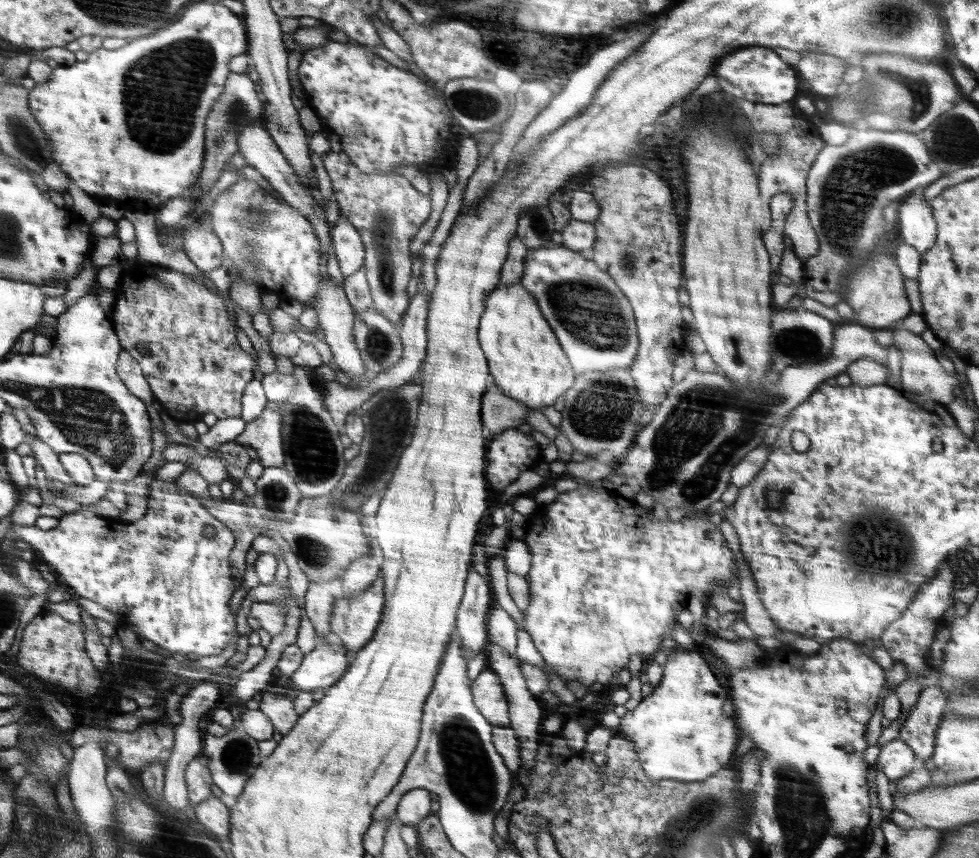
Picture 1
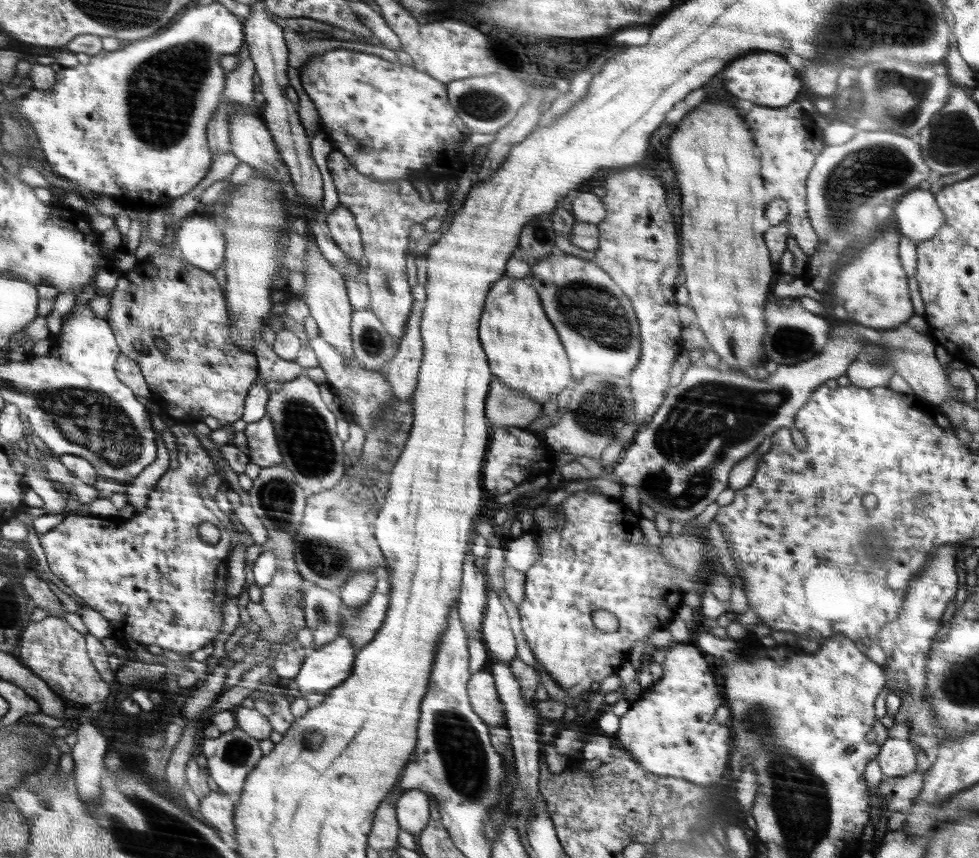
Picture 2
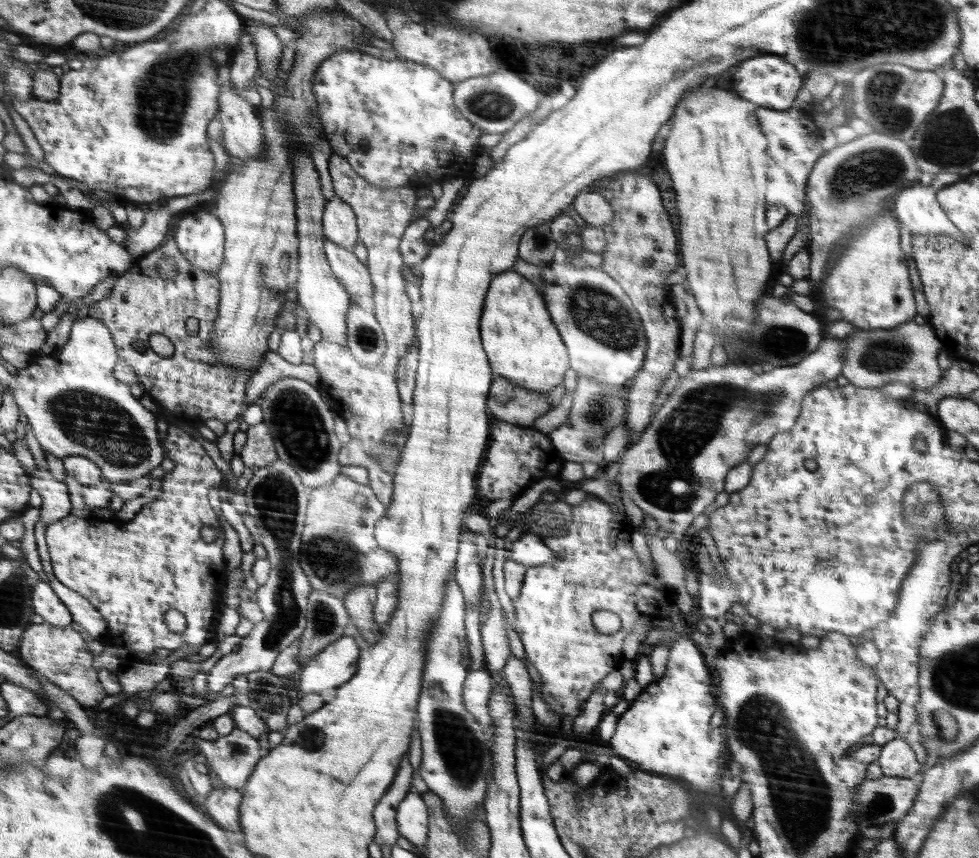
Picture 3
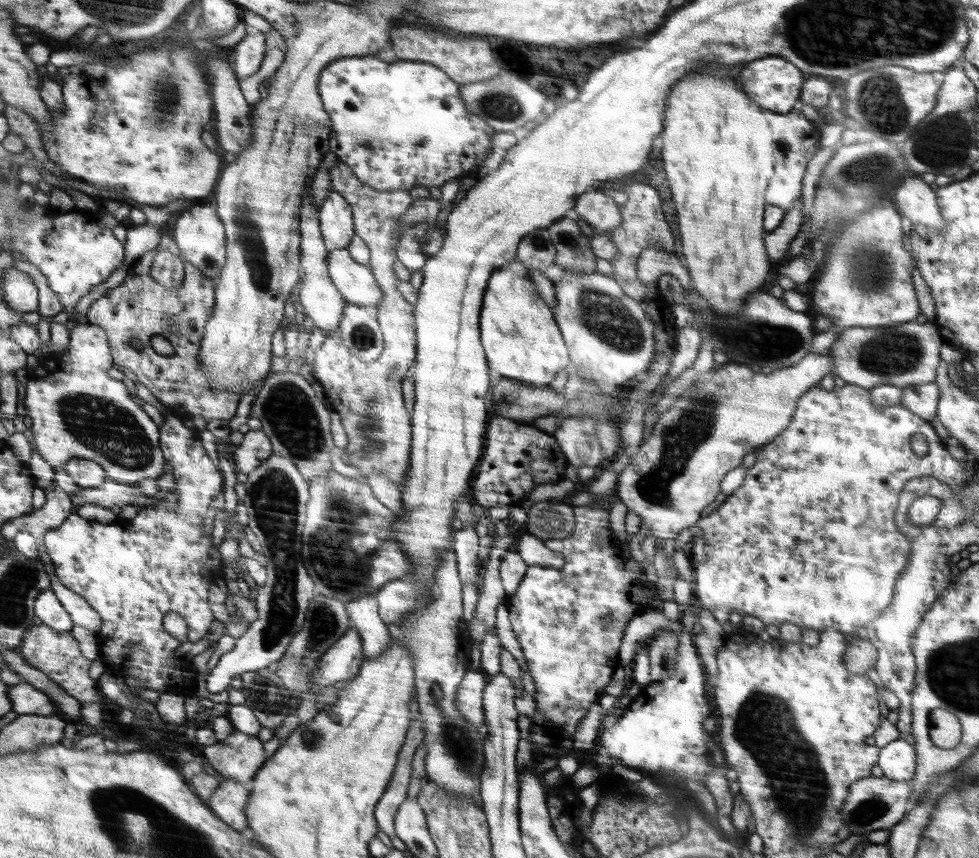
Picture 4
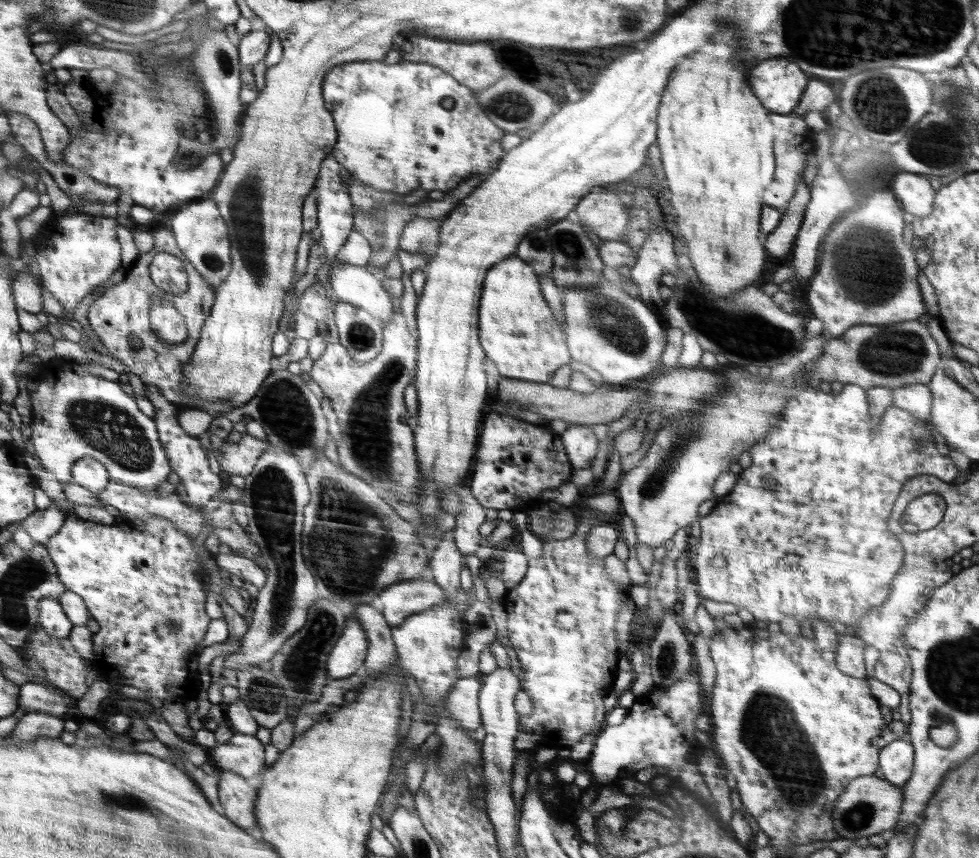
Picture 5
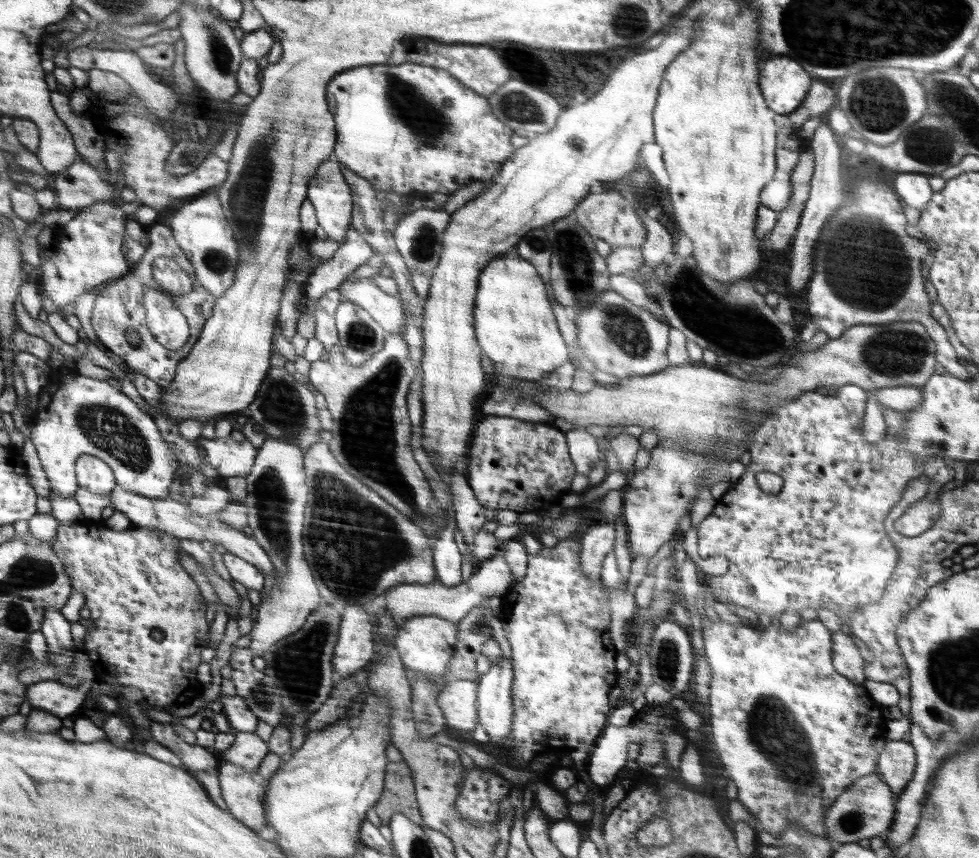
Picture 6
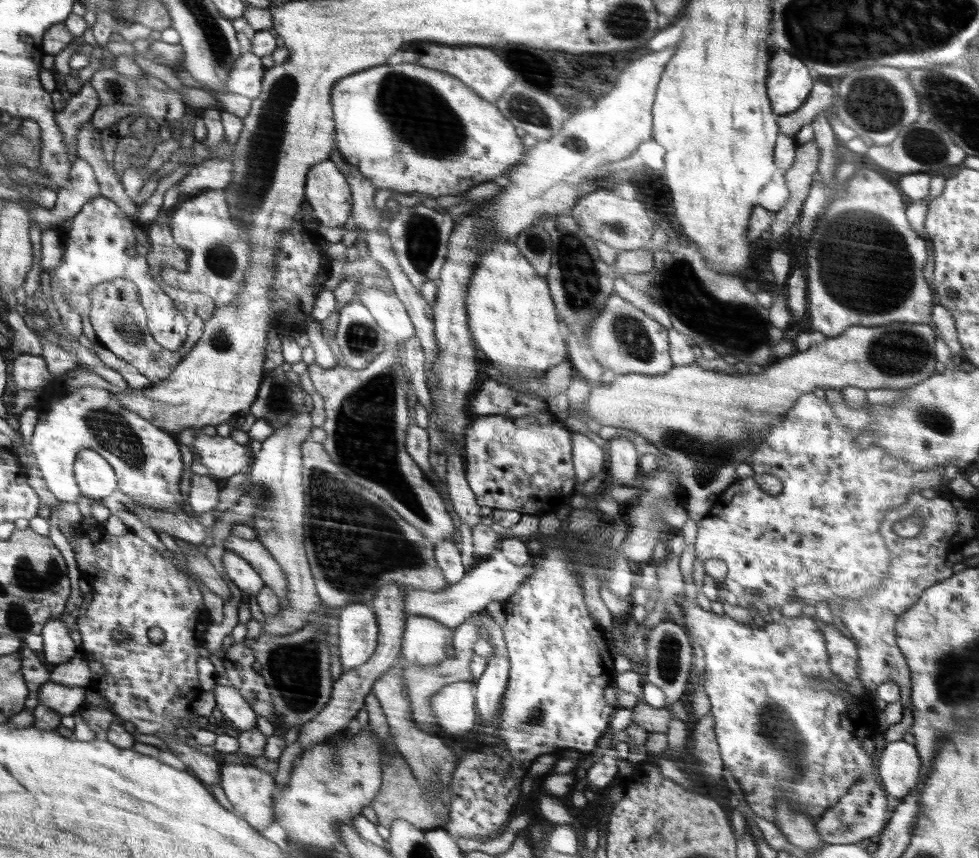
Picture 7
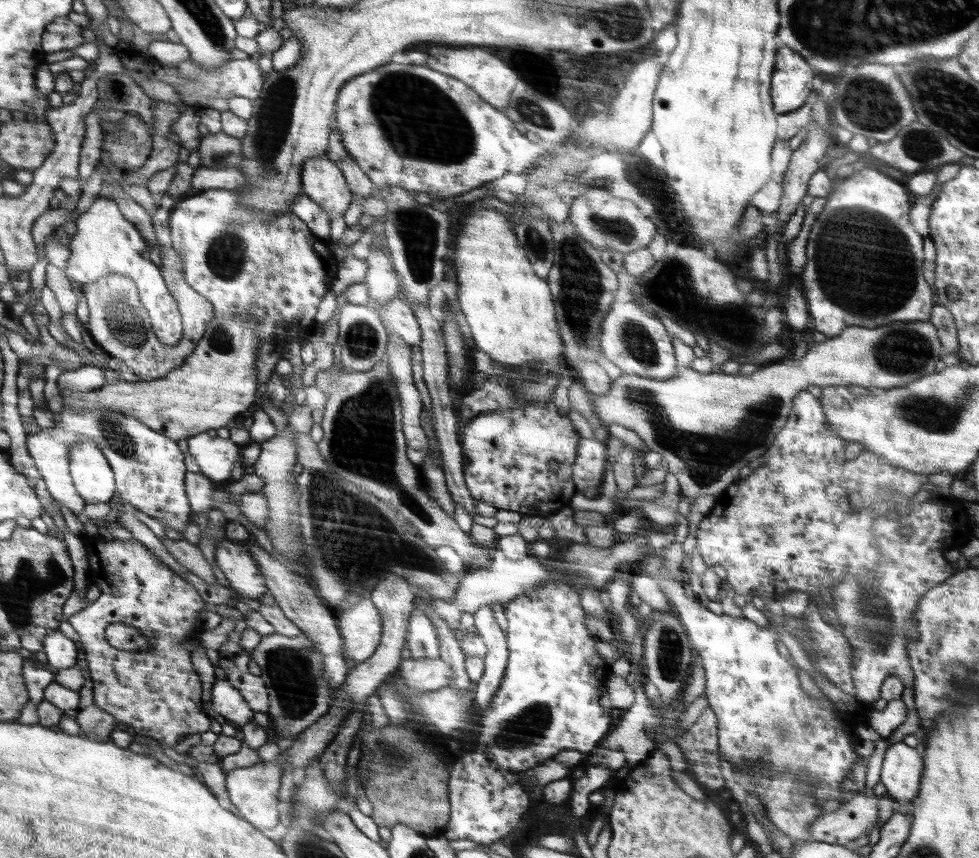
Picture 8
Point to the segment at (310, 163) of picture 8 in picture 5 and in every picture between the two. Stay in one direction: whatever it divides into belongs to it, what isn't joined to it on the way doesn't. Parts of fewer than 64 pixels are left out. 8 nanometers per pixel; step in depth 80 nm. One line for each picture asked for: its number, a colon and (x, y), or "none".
5: (335, 213)
6: (329, 193)
7: (328, 193)

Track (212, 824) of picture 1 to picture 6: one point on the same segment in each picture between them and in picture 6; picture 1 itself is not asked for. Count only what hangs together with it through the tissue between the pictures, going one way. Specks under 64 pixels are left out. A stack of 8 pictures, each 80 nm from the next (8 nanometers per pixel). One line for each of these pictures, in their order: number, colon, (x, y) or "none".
2: (217, 808)
3: (222, 805)
4: (229, 801)
5: (237, 798)
6: (245, 798)

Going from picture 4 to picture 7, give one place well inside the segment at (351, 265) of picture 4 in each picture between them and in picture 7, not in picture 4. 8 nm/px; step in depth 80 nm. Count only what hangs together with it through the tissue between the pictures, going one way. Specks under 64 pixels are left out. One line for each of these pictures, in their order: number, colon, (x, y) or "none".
5: (359, 285)
6: (386, 310)
7: (388, 310)

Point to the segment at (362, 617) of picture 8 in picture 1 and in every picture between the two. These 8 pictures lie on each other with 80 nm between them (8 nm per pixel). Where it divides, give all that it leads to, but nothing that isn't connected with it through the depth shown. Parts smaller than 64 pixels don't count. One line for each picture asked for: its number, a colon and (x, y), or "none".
1: (324, 666)
2: (322, 669)
3: (336, 664)
4: (343, 660)
5: (348, 655)
6: (354, 650)
7: (358, 632)

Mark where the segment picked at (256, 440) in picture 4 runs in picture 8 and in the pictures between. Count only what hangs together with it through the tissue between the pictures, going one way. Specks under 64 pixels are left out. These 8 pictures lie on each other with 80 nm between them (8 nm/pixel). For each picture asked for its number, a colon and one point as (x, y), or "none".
5: (239, 458)
6: (230, 458)
7: (223, 457)
8: (216, 457)

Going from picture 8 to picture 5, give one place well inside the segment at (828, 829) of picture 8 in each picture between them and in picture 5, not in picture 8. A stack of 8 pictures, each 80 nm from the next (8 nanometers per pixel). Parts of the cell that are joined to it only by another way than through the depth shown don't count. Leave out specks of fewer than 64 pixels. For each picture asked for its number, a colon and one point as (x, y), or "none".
5: (869, 805)
6: (866, 808)
7: (861, 813)

